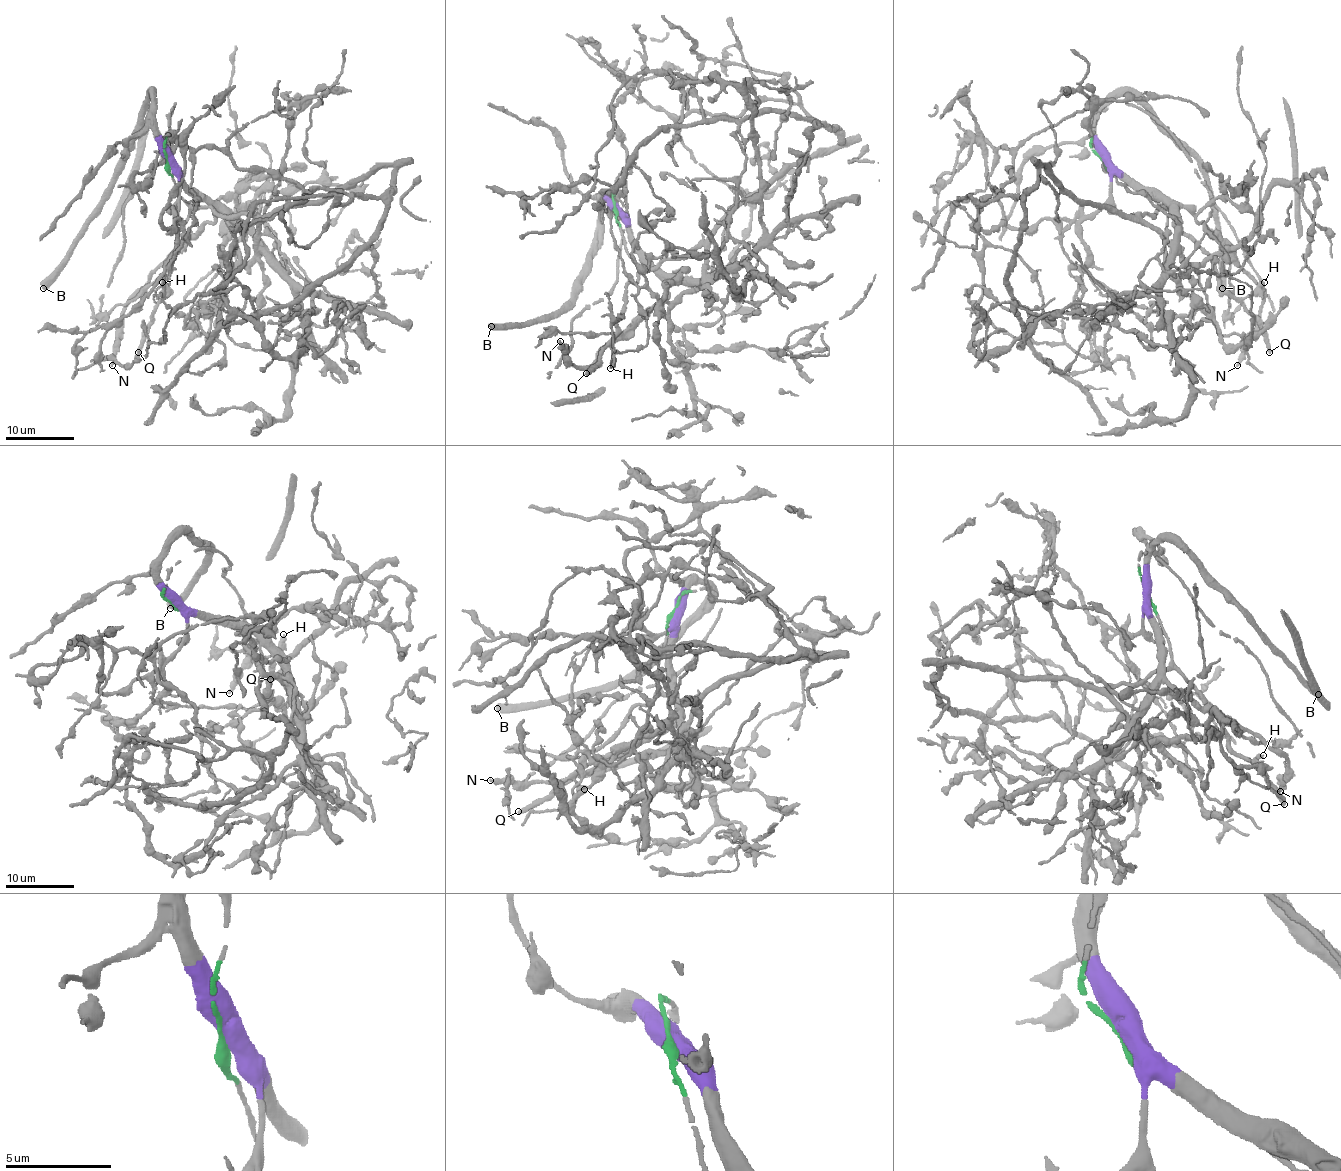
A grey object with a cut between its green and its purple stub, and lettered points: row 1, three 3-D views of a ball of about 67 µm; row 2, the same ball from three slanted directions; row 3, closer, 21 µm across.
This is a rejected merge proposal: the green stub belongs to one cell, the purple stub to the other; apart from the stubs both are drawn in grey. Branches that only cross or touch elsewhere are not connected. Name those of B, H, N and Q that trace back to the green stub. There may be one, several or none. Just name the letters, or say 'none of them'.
H, Q

